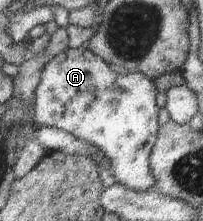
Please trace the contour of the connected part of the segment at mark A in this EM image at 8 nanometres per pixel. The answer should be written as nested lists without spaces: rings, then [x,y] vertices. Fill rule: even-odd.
[[[69,48],[43,70],[32,107],[33,130],[55,127],[97,147],[111,161],[115,182],[139,193],[156,189],[151,155],[158,141],[157,87],[144,74],[118,75],[91,49]]]

